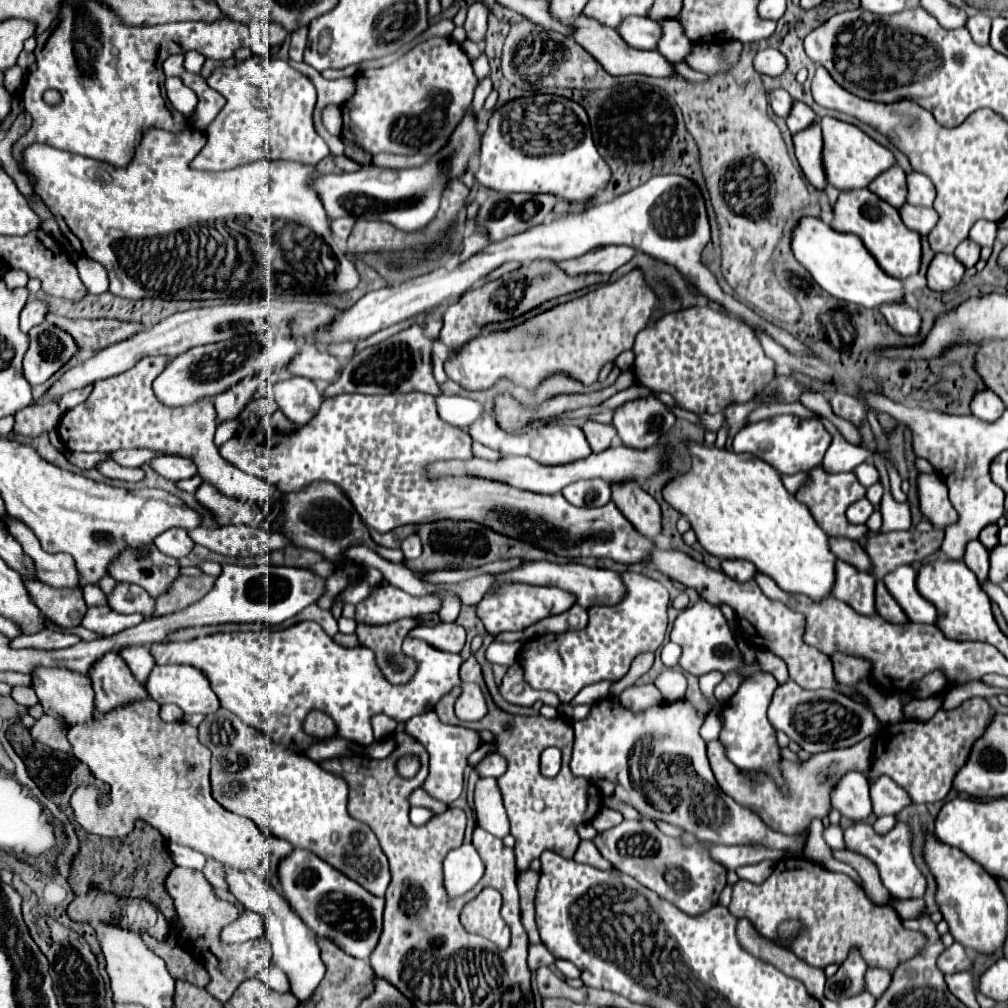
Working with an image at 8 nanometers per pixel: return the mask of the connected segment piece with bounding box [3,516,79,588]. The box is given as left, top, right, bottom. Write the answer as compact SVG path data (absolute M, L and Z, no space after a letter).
M5 516L3 524L9 530L9 534L15 540L19 540L19 544L23 546L23 552L33 560L35 578L39 582L55 586L55 588L75 588L75 586L79 586L75 562L69 554L47 554L41 548L37 536L31 530L27 530L27 526L17 518Z

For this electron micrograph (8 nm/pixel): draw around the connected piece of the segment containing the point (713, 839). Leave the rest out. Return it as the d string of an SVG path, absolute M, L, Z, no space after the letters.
M607 696L595 702L589 710L589 716L573 722L575 744L571 756L571 772L575 776L587 778L591 782L599 778L607 778L615 784L613 796L629 806L633 806L641 816L651 820L663 820L673 824L689 834L693 834L699 842L725 844L725 846L743 846L743 844L761 844L769 850L797 850L803 846L803 840L797 836L785 836L781 832L771 830L765 822L747 806L737 804L731 796L727 796L713 778L709 768L709 760L705 754L705 740L699 736L699 728L703 718L697 708L689 700L665 702L659 706L651 706L643 712L633 712L621 706L617 696Z

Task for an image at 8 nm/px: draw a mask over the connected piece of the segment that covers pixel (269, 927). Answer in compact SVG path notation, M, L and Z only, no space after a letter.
M225 866L225 882L229 884L231 892L235 892L235 896L245 908L265 918L265 936L273 946L273 962L277 968L281 968L287 974L291 992L295 994L295 998L307 998L309 992L313 992L319 986L325 974L323 960L319 958L317 940L313 932L305 926L305 922L291 910L289 902L285 902L281 892L277 892L265 880L263 884L253 884L253 880L257 882L261 878L257 878L255 874L249 874L249 870L235 870L231 866Z

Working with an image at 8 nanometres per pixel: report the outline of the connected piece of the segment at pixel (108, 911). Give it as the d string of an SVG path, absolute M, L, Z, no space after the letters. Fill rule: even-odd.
M93 888L93 892L73 898L67 906L67 914L71 920L77 920L77 922L93 922L93 920L99 922L101 920L101 922L119 924L121 906L113 894Z

